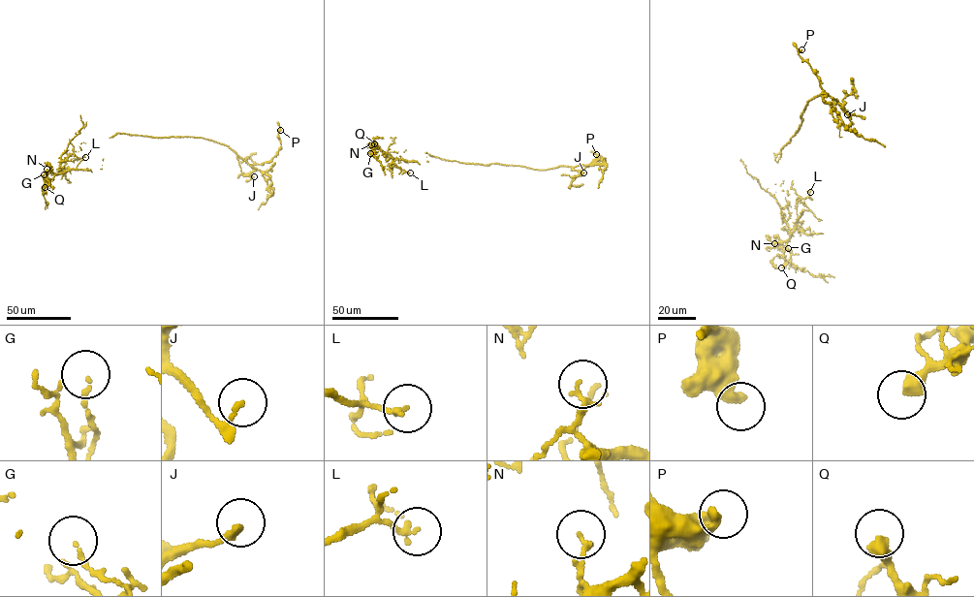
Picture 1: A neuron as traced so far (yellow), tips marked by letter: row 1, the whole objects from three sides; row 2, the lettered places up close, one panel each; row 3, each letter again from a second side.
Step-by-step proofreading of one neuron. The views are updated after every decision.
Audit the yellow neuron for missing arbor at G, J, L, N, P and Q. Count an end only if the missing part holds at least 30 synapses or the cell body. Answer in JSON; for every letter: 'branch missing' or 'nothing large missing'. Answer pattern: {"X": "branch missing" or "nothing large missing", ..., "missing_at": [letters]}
{"G": "nothing large missing", "J": "nothing large missing", "L": "nothing large missing", "N": "nothing large missing", "P": "nothing large missing", "Q": "nothing large missing", "missing_at": []}

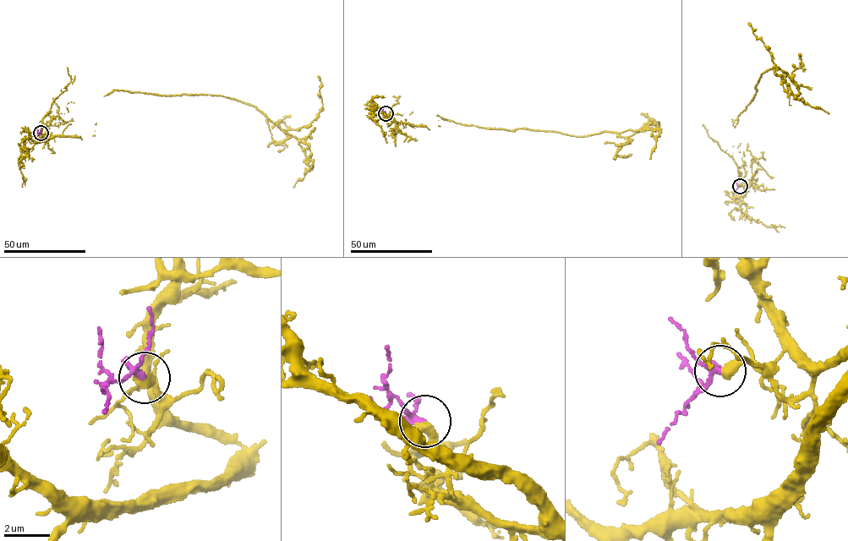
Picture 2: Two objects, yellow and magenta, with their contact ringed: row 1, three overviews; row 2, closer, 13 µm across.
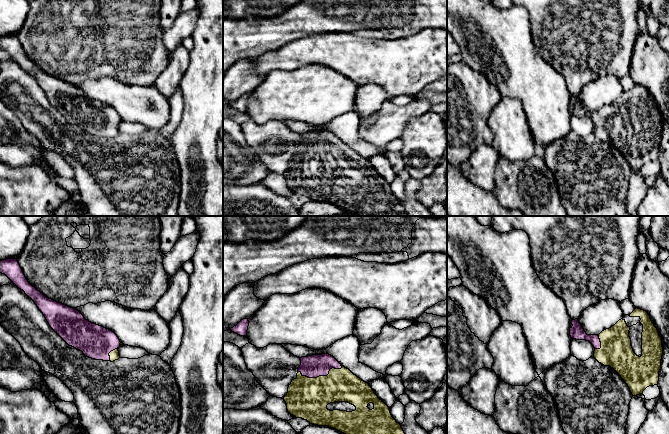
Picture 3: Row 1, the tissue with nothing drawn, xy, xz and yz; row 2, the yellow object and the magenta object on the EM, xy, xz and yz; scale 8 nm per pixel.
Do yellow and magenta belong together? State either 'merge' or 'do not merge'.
merge

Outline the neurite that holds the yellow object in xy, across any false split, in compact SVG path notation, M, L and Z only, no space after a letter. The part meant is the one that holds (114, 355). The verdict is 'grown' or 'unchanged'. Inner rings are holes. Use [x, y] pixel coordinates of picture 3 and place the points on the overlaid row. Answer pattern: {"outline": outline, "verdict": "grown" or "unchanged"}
{"outline": "M6 259L0 261L0 273L5 274L19 289L31 298L39 310L45 316L50 327L69 345L80 351L89 358L103 361L115 361L120 358L118 348L120 340L117 335L109 329L93 324L75 308L68 307L62 303L49 299L33 287L26 279L17 259Z", "verdict": "grown"}

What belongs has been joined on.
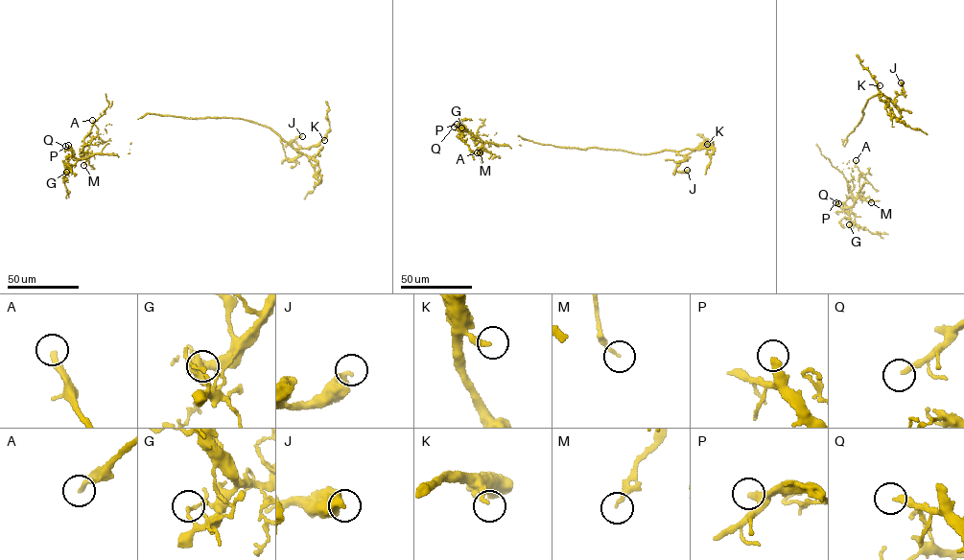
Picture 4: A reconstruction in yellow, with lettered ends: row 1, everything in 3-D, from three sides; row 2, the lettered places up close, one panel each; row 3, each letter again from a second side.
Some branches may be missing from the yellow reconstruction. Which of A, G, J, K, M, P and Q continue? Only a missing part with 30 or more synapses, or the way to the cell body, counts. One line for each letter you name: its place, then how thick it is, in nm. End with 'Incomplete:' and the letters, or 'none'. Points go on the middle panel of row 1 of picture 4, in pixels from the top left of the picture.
A: place (477, 152); calibre 240 nm
P: place (457, 124); calibre 280 nm
Q: place (454, 127); calibre 280 nm
Incomplete: A, P, Q

